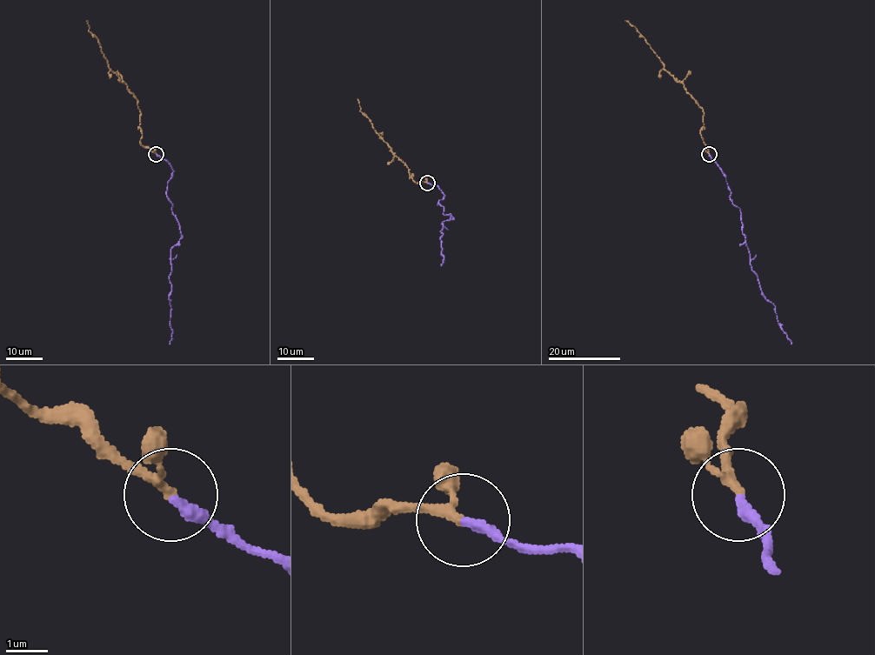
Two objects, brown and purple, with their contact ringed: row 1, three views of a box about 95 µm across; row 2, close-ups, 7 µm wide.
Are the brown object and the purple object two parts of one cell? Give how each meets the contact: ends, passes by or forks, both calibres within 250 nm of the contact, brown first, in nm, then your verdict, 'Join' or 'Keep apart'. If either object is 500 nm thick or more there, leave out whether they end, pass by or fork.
At the ring brown passes by. At the ring purple ends. Thickness 190 nm (brown) against 260 nm. Join

